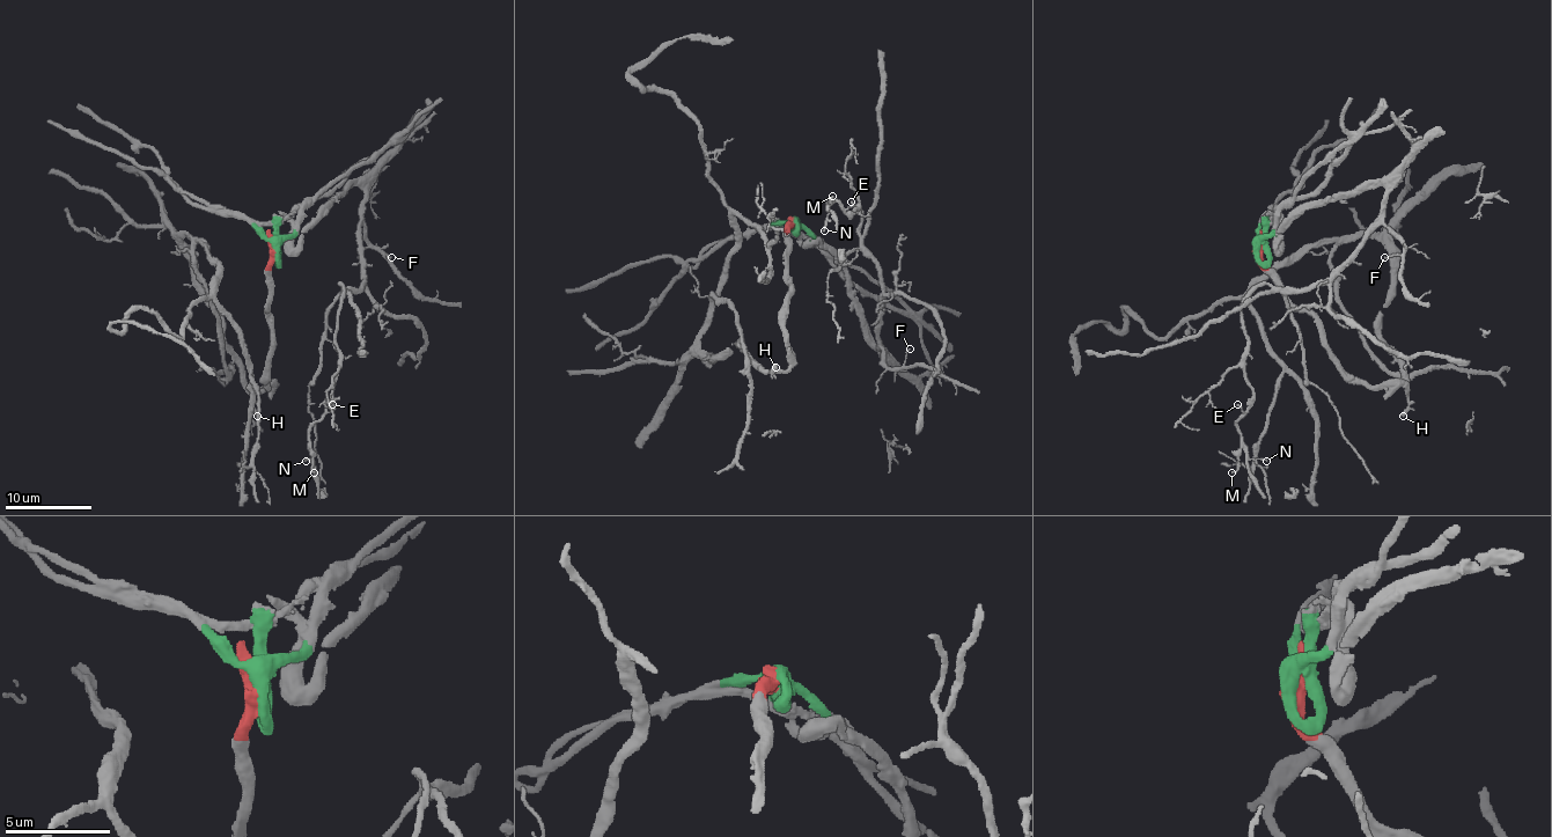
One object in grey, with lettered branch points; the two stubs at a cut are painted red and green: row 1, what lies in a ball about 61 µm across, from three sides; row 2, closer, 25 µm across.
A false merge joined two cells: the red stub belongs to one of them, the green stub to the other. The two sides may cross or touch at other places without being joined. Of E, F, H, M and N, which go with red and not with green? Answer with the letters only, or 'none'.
H

